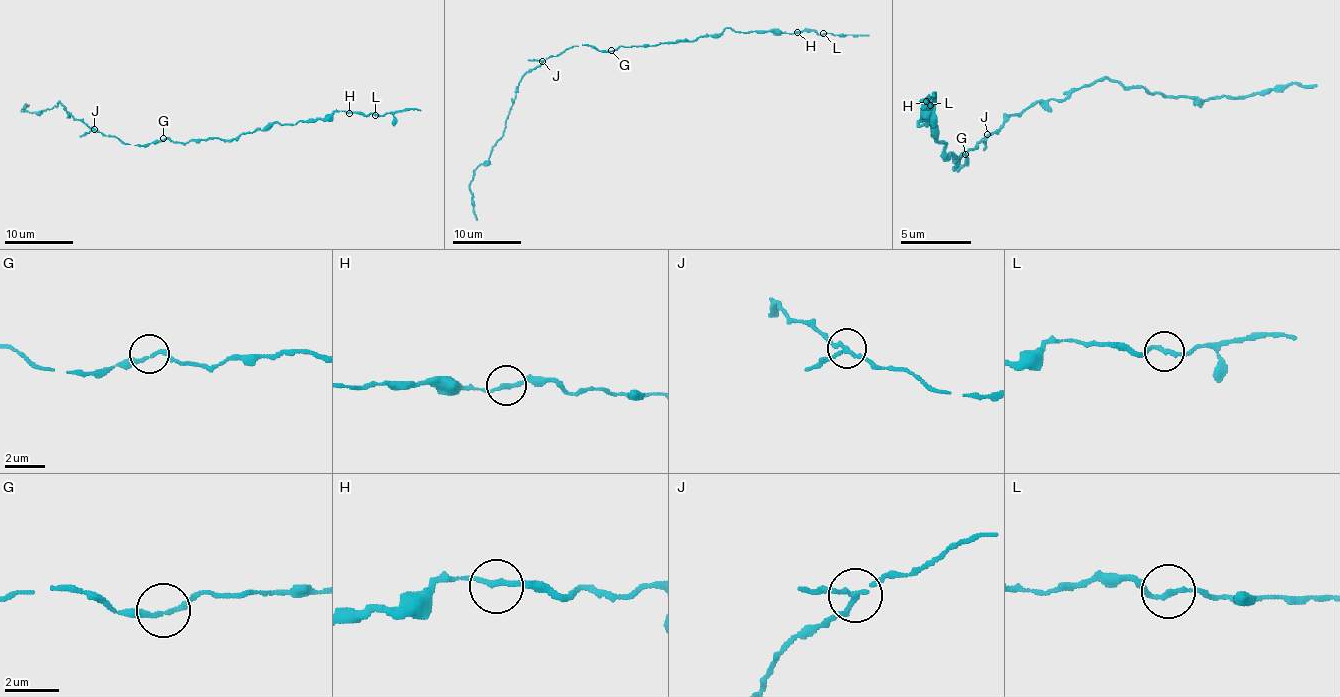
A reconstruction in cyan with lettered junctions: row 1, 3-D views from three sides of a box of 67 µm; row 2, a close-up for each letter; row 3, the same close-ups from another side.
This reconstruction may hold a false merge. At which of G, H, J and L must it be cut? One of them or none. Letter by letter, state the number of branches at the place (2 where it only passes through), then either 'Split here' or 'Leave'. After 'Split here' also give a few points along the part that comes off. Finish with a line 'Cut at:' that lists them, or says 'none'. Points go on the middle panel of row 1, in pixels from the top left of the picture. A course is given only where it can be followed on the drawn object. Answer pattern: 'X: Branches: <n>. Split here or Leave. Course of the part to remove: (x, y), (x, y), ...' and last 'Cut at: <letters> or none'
G: Branches: 2. Leave
H: Branches: 2. Leave
J: Branches: 3. Split here. Course of the part to remove: (542, 61), (519, 83), (503, 136), (488, 160), (477, 167), (469, 185), (477, 220)
L: Branches: 2. Leave
Cut at: J

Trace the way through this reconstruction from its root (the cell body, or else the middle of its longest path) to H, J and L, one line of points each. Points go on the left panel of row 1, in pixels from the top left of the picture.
H: (163, 140), (233, 140), (243, 133), (267, 130), (274, 123), (325, 120), (335, 111), (349, 113)
J: (163, 140), (142, 145), (123, 144), (94, 128)
L: (163, 140), (233, 140), (243, 133), (267, 130), (274, 123), (286, 125), (325, 120), (335, 111), (375, 115)

